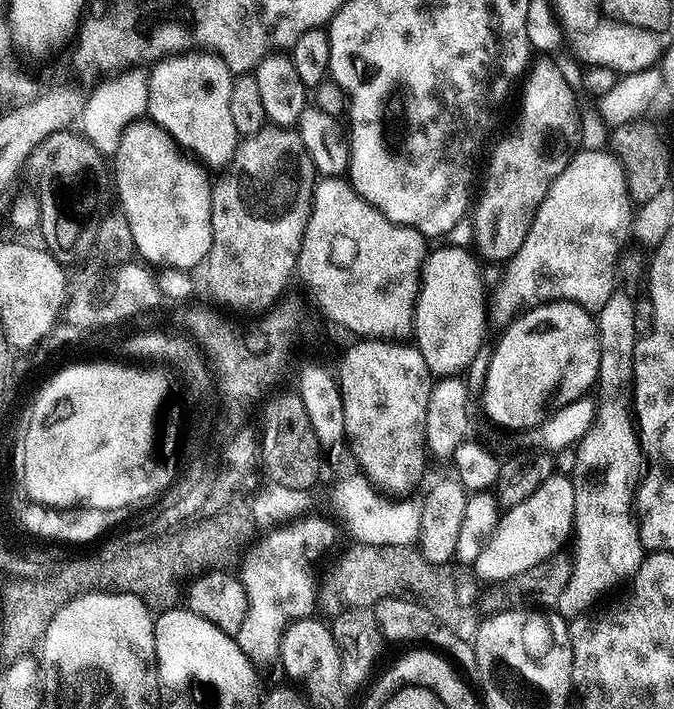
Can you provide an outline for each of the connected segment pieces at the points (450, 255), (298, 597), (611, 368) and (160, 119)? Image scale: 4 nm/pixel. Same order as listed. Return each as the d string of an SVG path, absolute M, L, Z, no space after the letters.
M433 247L424 259L420 271L420 293L416 299L416 313L412 319L412 330L416 349L422 354L433 377L460 376L476 360L484 344L484 323L490 320L490 308L486 303L484 276L480 273L481 261L471 256L464 248Z
M304 514L297 519L272 526L249 550L240 564L238 575L248 595L246 618L234 633L236 645L257 666L280 655L282 634L287 624L313 615L318 608L318 575L312 563L336 544L336 528L320 516Z
M623 290L612 292L610 298L606 298L606 306L602 306L602 310L595 313L594 319L600 342L600 375L598 377L600 396L598 395L596 406L596 420L574 448L576 465L570 469L570 475L574 486L574 514L576 515L574 545L576 544L576 549L571 549L570 552L572 557L570 580L555 605L557 613L567 620L573 620L587 613L604 594L623 581L625 583L631 579L646 555L634 511L636 489L646 468L632 407L634 350L638 339L634 296Z
M193 50L165 56L151 65L149 72L152 73L146 77L147 119L166 130L174 143L201 165L209 169L227 169L236 153L238 133L234 118L230 118L230 90L234 74L226 62L211 51Z

